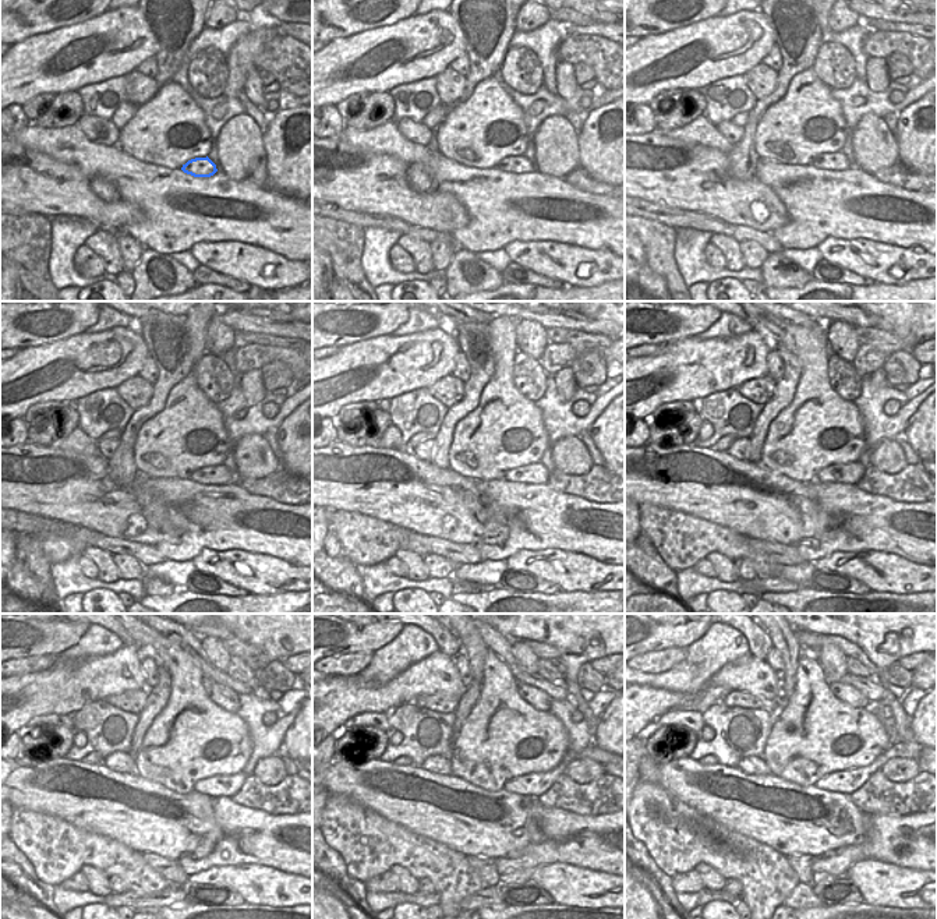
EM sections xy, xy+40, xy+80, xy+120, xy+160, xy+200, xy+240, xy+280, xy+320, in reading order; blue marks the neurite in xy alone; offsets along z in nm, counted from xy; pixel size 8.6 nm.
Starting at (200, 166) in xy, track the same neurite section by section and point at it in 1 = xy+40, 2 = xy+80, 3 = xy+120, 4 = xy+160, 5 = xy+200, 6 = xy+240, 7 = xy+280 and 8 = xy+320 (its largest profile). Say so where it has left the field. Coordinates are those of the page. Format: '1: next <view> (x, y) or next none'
1: next xy+40 (519, 165)
2: next xy+80 (838, 161)
3: next xy+120 (219, 474)
4: next xy+160 (537, 473)
5: next xy+200 (851, 473)
6: next xy+240 (221, 784)
7: next xy+280 (534, 784)
8: next xy+320 (847, 783)

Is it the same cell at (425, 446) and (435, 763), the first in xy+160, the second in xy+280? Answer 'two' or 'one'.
one

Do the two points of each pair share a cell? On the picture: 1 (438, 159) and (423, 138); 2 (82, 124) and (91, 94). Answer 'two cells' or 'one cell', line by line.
1: two cells
2: two cells

